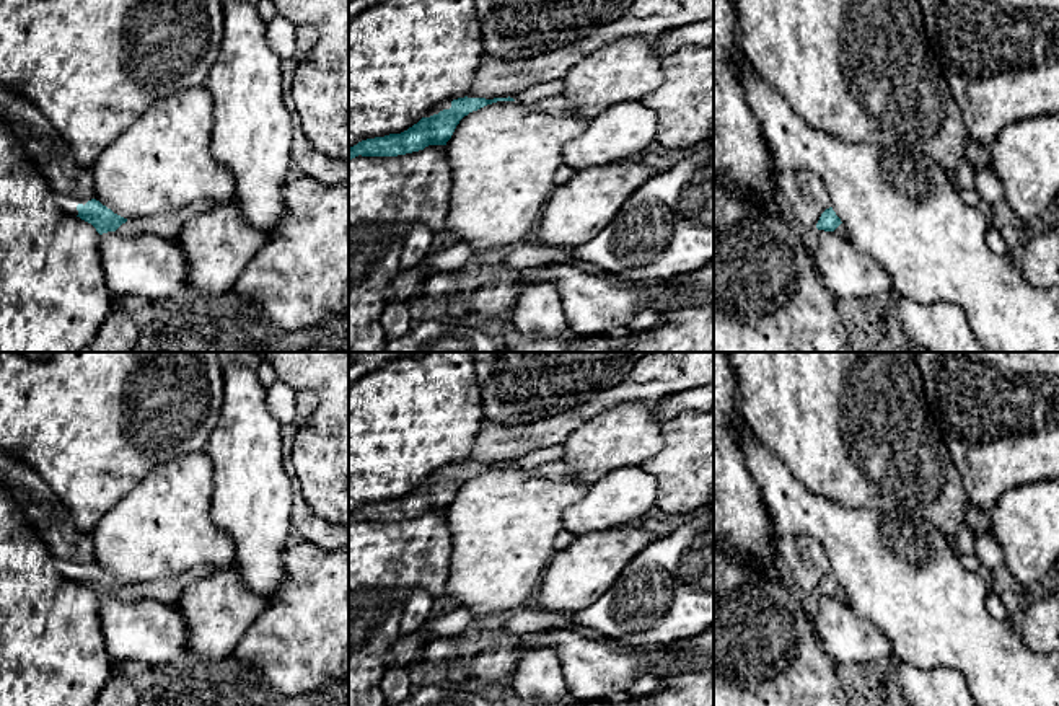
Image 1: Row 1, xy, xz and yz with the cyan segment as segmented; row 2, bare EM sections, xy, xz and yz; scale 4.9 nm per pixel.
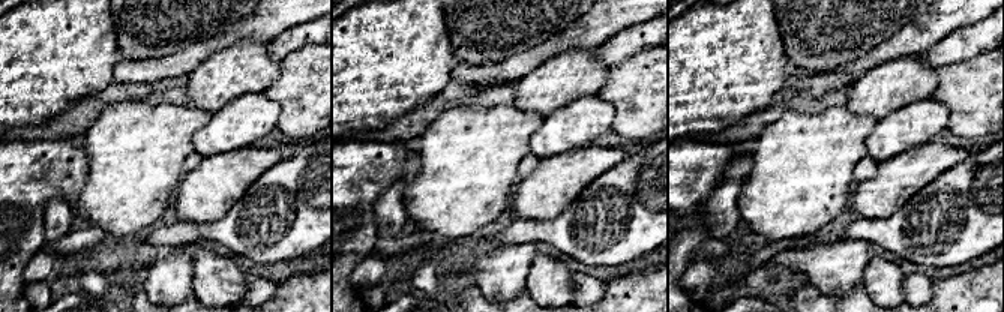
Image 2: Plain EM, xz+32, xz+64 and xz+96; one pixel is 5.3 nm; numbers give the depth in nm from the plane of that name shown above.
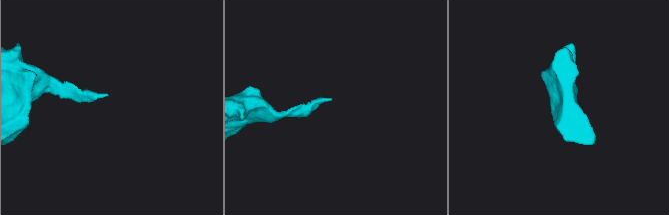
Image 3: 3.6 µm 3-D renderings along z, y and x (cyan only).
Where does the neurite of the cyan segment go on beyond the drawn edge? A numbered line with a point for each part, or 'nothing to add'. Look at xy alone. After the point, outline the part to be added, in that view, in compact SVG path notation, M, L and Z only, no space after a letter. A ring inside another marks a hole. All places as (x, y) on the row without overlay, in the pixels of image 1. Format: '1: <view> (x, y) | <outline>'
1: xy (166, 589) | M199 564L186 572L153 579L150 582L127 585L114 598L117 600L137 600L153 598L168 605L176 605L181 592L197 579L209 576L213 571L210 564Z

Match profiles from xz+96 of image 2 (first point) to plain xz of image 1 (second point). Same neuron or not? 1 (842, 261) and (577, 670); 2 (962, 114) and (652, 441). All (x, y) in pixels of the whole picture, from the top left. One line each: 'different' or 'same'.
1: different
2: different

